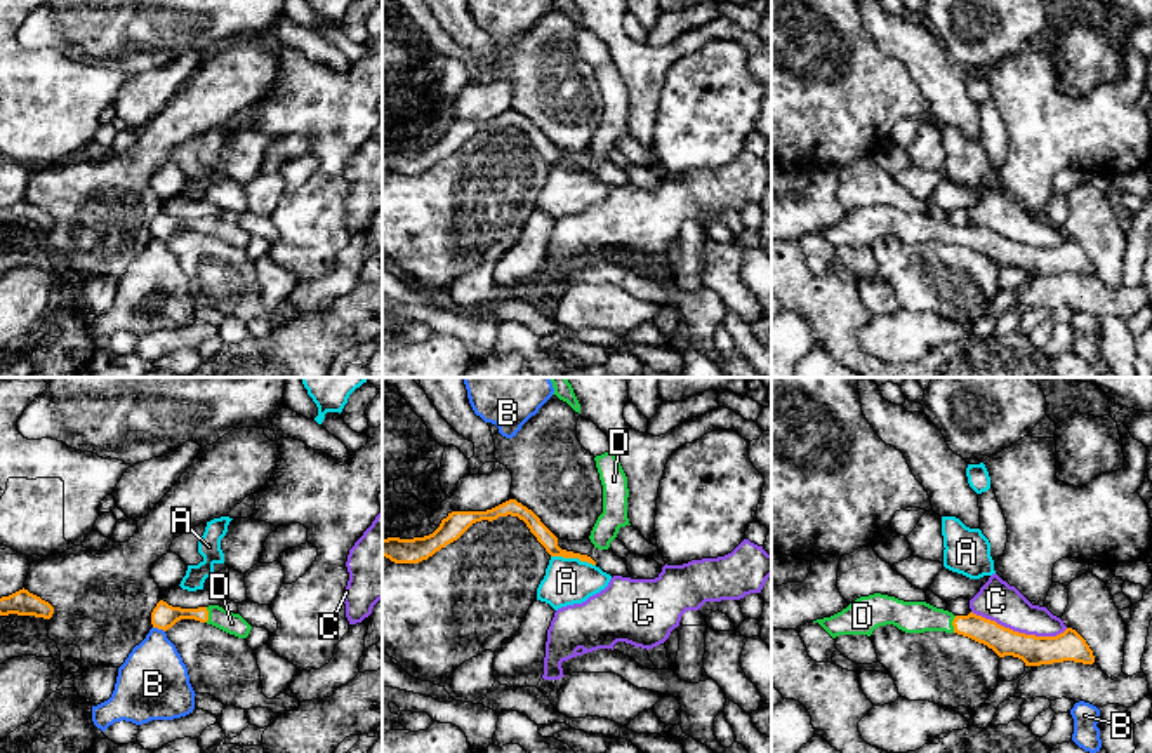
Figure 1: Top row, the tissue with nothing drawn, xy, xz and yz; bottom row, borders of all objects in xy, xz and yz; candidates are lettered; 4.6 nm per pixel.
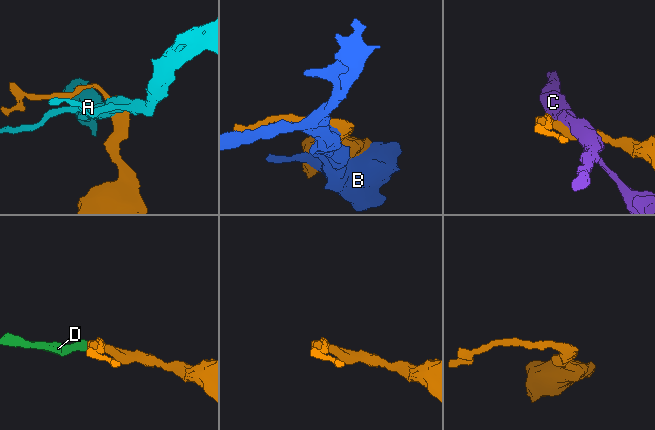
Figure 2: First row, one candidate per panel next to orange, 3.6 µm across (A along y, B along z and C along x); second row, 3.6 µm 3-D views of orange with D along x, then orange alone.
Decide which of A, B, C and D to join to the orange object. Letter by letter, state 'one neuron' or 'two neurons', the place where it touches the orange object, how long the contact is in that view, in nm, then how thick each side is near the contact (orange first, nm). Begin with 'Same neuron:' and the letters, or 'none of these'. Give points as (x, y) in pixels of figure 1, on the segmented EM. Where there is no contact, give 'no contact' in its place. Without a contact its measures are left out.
Same neuron: D
A: two neurons; contact xz (574, 557); length 220 nm; calibres 80 and 220 nm
B: two neurons; contact xy (158, 628); length 60 nm; calibres 120 and 320 nm
C: two neurons; contact yz (1020, 633); length 460 nm; calibres 140 and 190 nm
D: one neuron; contact yz (953, 625); length 80 nm; calibres 130 and 140 nm

